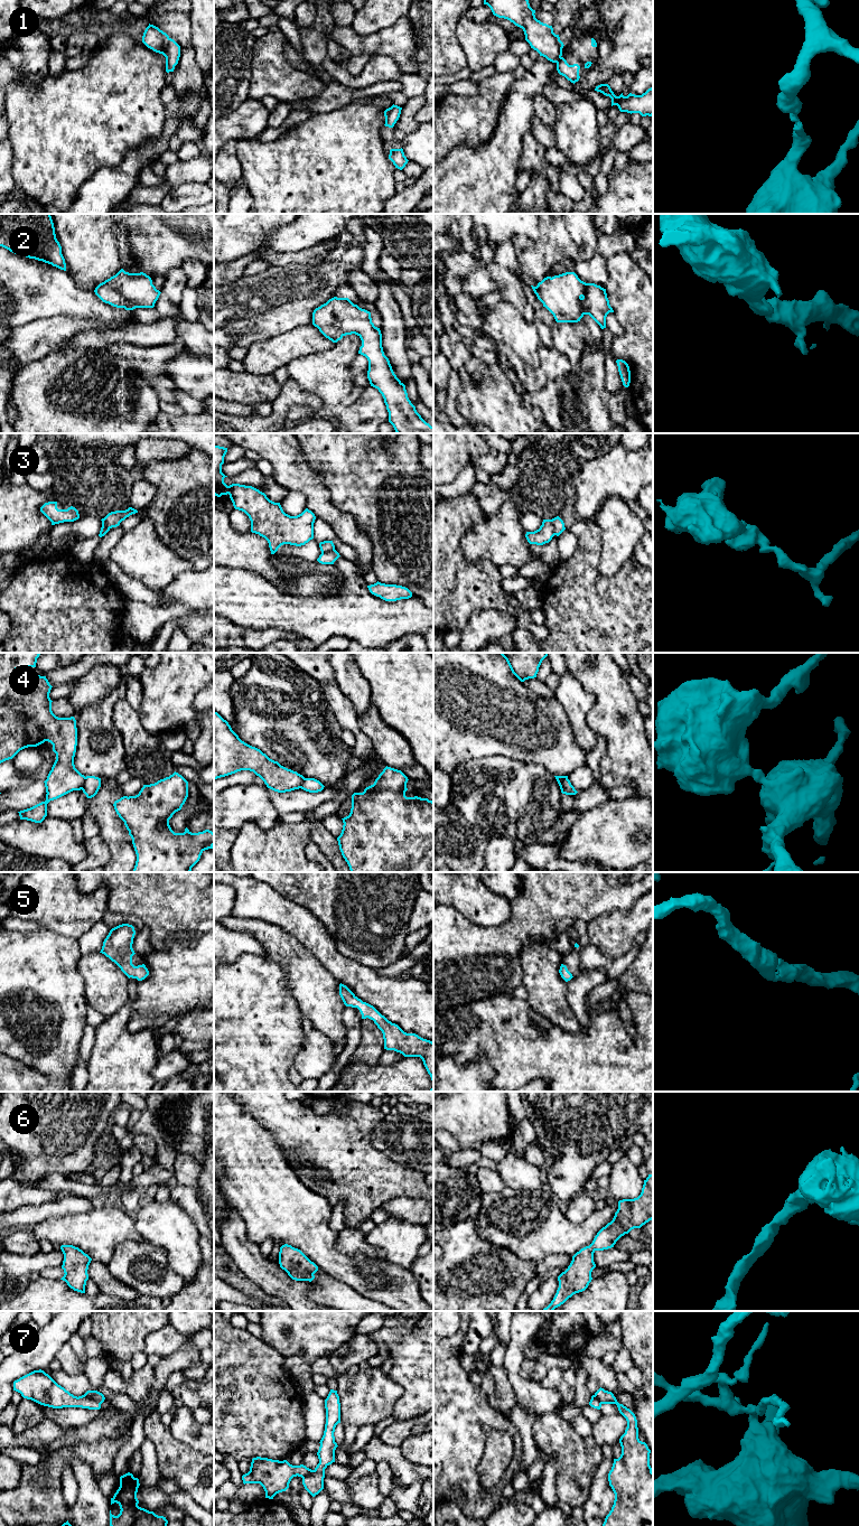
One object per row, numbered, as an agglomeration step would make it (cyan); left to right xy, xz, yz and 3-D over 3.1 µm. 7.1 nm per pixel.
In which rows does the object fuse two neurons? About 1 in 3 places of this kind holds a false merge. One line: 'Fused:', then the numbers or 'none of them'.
Fused: 3, 4, 7

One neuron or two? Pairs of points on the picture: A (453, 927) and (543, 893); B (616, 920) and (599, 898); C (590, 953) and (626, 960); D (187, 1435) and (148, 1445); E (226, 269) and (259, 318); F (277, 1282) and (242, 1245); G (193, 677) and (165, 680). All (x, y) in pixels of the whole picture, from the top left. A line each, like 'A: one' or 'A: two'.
A: one
B: two
C: one
D: two
E: two
F: one
G: one

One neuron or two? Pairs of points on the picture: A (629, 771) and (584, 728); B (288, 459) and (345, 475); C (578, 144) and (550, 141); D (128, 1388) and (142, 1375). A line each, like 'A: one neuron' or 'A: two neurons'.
A: two neurons
B: two neurons
C: two neurons
D: one neuron

